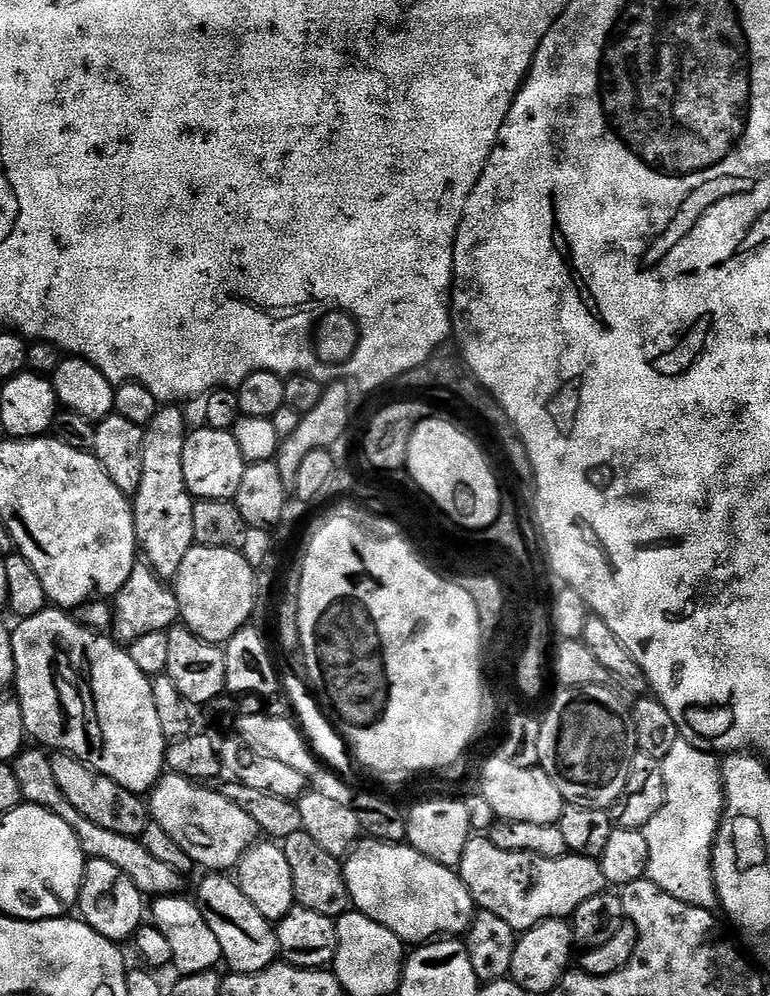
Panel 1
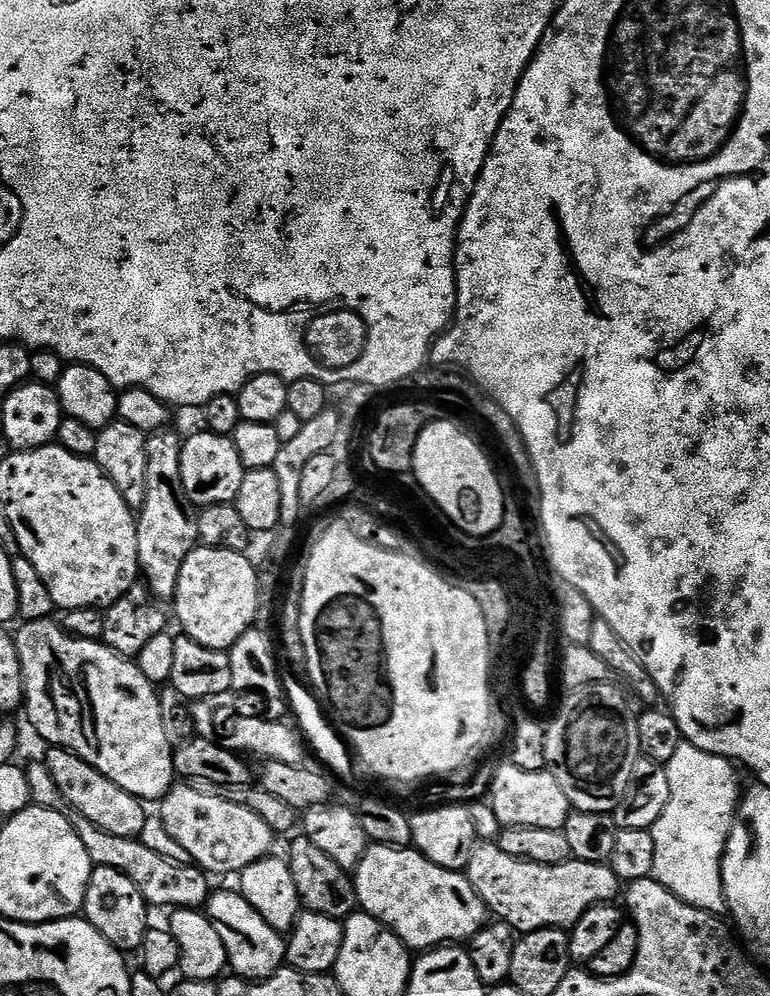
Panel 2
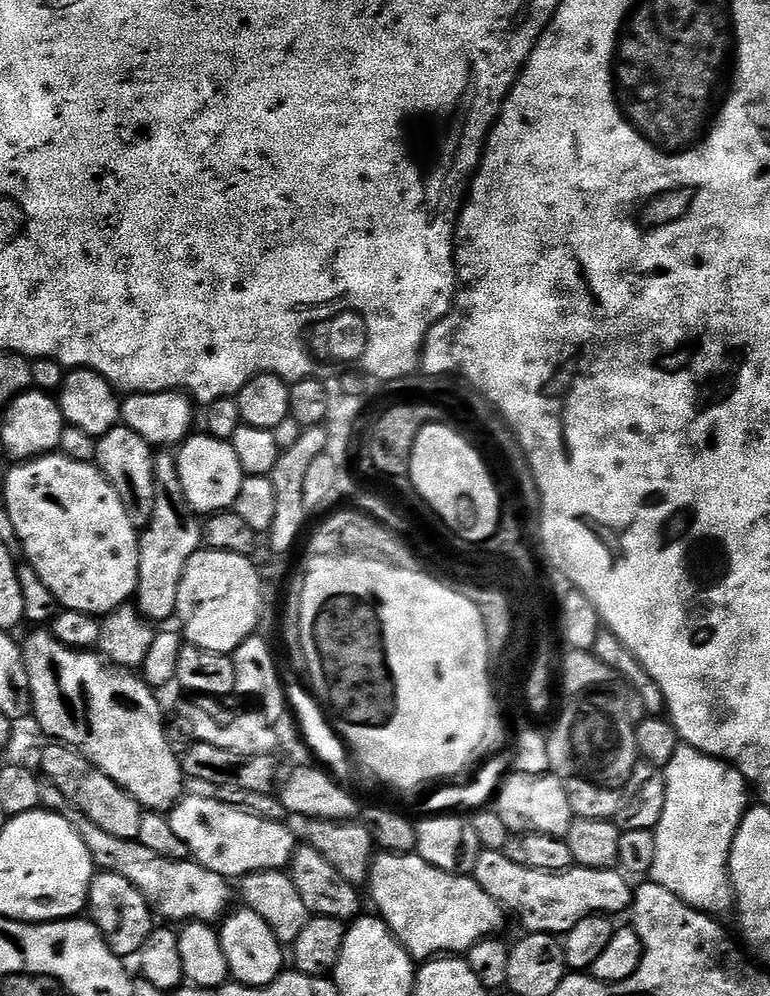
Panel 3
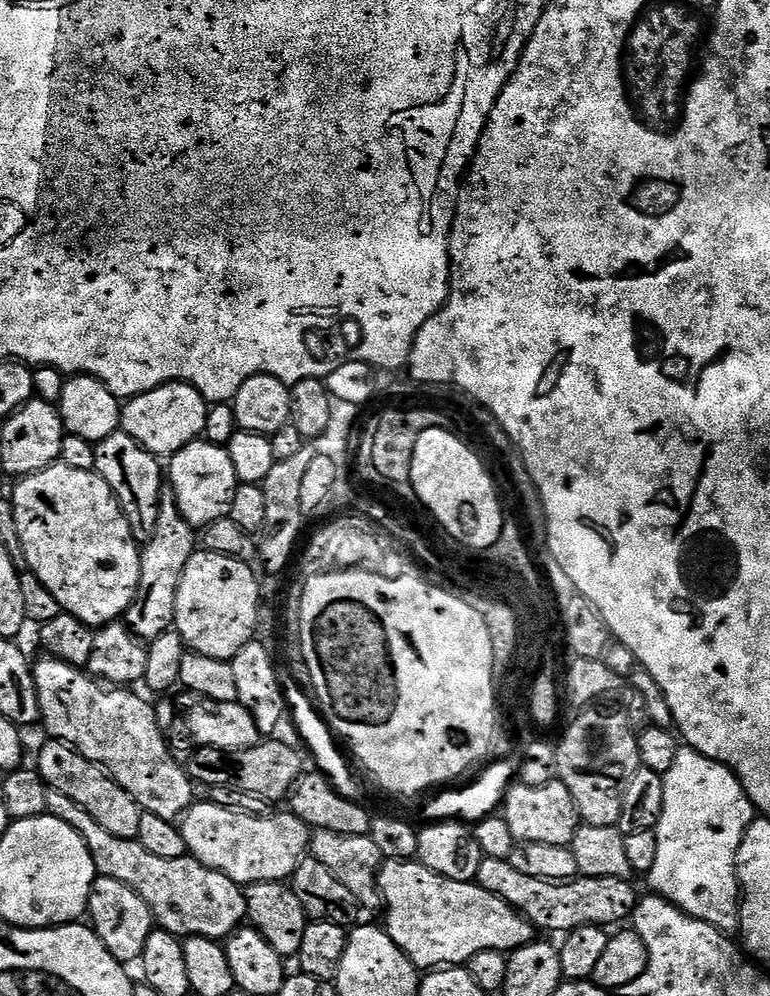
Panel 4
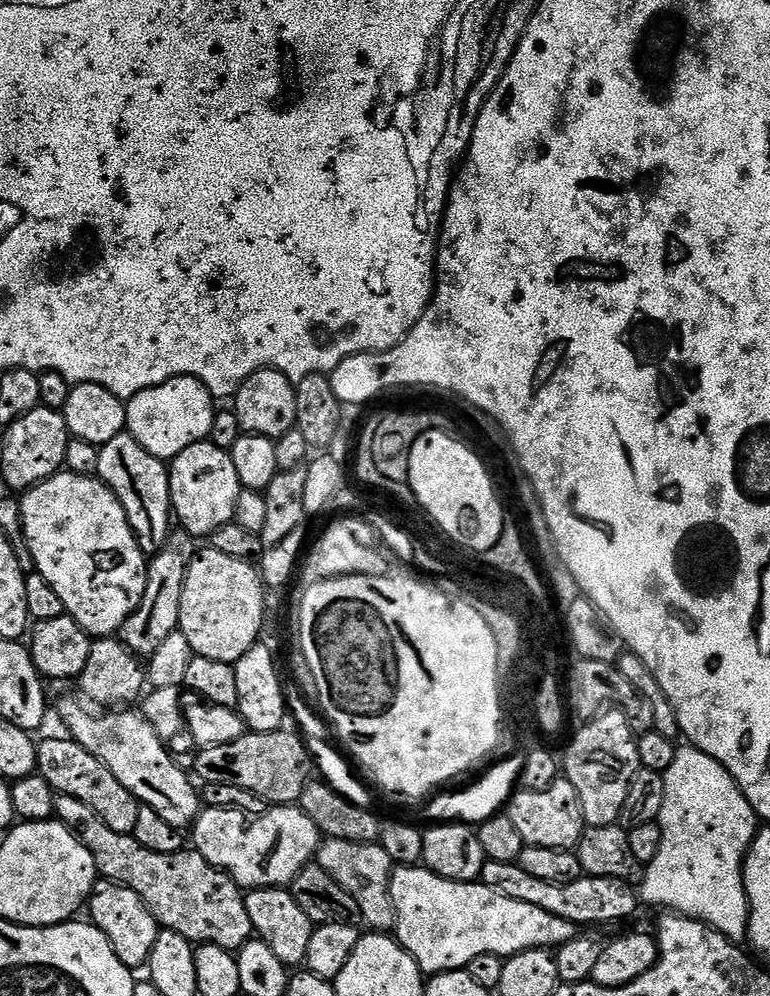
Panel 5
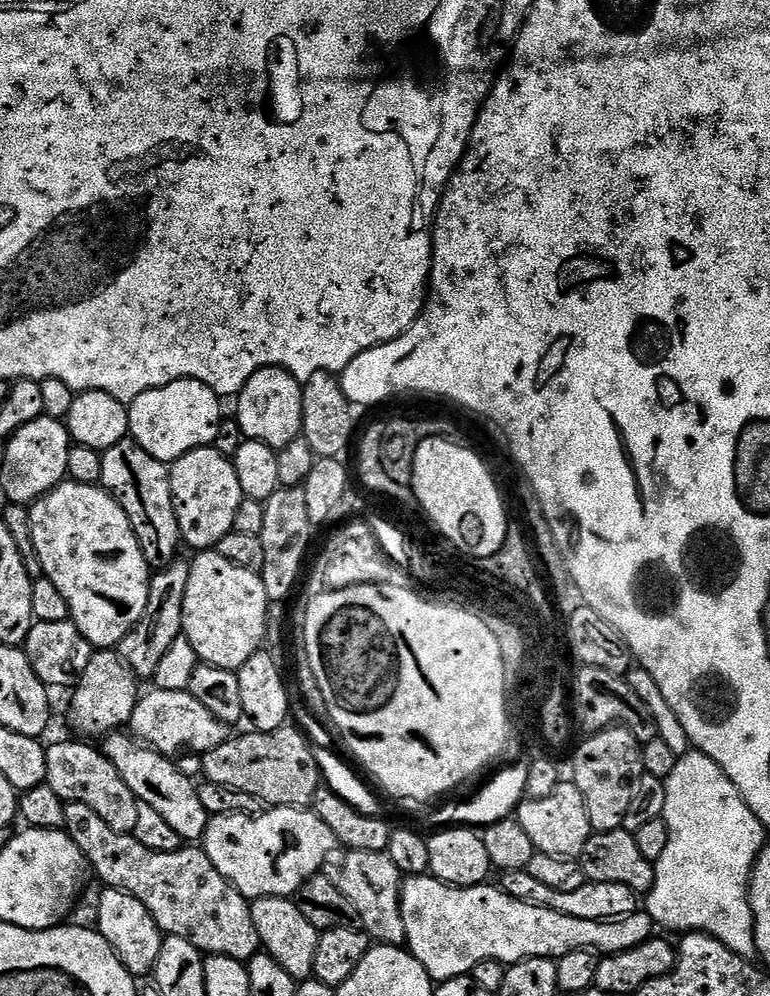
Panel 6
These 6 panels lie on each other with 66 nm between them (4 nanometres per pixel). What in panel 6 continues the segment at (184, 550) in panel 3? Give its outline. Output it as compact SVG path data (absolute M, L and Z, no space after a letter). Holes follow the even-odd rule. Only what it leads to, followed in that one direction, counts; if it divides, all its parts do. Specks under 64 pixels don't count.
M177 558L165 568L159 569L148 581L148 597L146 598L146 610L142 618L122 638L118 645L120 657L124 659L124 665L138 678L155 677L159 663L162 662L166 650L174 638L181 636L184 630L182 622L182 602L186 598L186 582L190 582L190 563L187 559Z

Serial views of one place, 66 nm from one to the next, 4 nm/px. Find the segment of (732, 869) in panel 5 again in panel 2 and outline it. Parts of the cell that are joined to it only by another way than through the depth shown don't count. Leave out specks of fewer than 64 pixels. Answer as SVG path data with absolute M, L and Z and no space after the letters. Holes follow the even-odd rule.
M685 742L678 746L674 758L670 758L666 767L670 778L670 802L666 802L662 818L658 818L656 825L650 829L654 838L652 876L662 886L666 886L666 890L682 898L682 902L698 910L706 910L723 917L728 912L728 899L724 896L722 858L736 810L742 799L742 787L740 788L740 780L736 777L737 765L724 756L715 756L706 750L698 750L698 746Z

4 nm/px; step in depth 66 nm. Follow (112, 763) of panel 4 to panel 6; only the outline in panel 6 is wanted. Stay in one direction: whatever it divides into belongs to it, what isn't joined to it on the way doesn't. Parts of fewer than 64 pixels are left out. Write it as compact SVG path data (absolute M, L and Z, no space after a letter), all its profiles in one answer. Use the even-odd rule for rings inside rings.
M117 730L103 737L102 751L106 758L110 758L110 762L114 762L126 786L134 790L136 799L141 804L152 807L173 830L178 830L185 842L203 841L210 817L206 806L202 806L200 789L194 783L193 777L181 774L175 759L169 758L163 752L157 752L151 746L145 746L131 734L123 736L124 734Z

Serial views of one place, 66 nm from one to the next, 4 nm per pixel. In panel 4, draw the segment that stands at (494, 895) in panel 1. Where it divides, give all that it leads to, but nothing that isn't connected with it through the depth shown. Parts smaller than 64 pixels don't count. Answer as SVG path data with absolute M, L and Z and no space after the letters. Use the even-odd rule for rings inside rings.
M485 858L475 878L490 894L502 898L510 905L523 912L537 925L540 924L548 932L567 934L587 924L616 926L619 920L627 921L636 908L638 893L632 880L622 878L590 878L580 876L575 880L557 882L555 880L539 880L530 878L530 874L521 874L514 870L507 860Z

